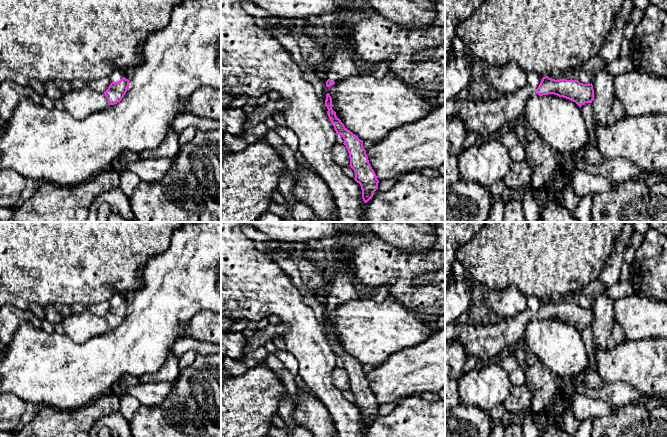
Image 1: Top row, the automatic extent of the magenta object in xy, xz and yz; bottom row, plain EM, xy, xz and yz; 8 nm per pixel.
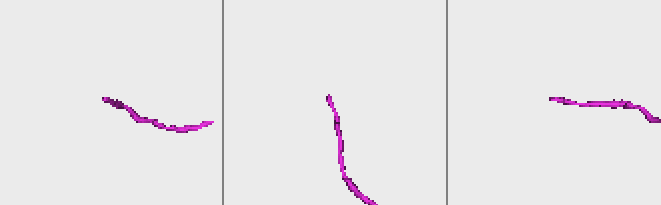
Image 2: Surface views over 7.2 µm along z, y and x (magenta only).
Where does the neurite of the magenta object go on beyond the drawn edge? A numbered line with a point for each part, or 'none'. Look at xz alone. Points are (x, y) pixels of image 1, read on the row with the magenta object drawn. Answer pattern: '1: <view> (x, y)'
1: xz (343, 66)

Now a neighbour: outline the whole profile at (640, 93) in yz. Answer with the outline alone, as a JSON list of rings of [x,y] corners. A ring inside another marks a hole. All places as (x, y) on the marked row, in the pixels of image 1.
[[[636,70],[614,76],[614,97],[619,99],[628,115],[661,115],[667,113],[667,78]]]

